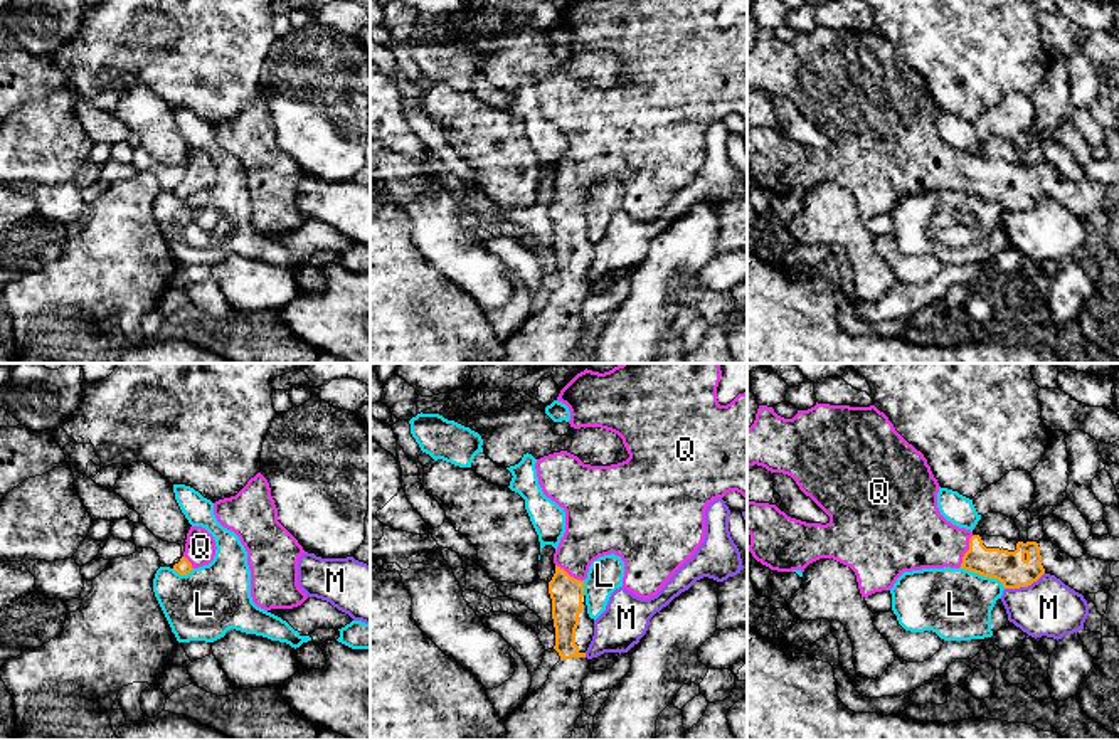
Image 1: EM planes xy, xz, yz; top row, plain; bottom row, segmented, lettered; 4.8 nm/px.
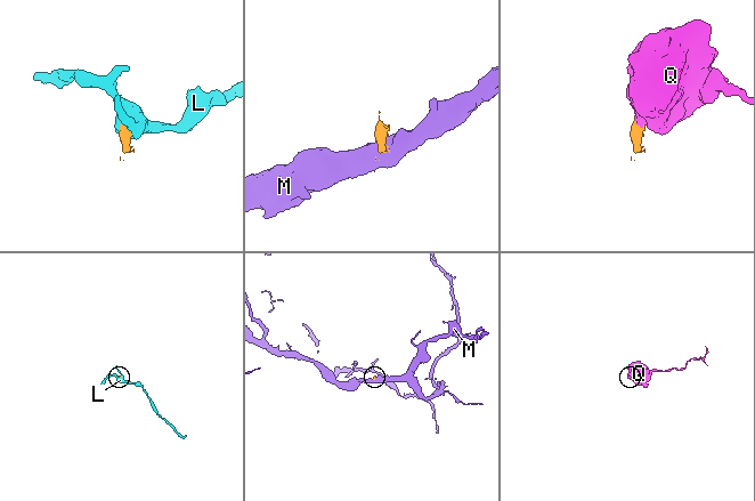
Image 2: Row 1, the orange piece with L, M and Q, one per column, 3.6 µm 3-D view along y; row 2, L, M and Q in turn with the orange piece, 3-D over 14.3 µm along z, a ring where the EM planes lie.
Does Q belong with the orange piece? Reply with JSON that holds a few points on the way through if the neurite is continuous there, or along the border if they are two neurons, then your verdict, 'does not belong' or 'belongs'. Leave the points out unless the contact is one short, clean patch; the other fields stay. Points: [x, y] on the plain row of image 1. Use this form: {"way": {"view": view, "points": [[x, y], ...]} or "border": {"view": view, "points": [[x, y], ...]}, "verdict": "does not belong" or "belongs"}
{"way": {"view": "yz", "points": [[1008, 190], [980, 184], [968, 174], [917, 160]]}, "verdict": "belongs"}

